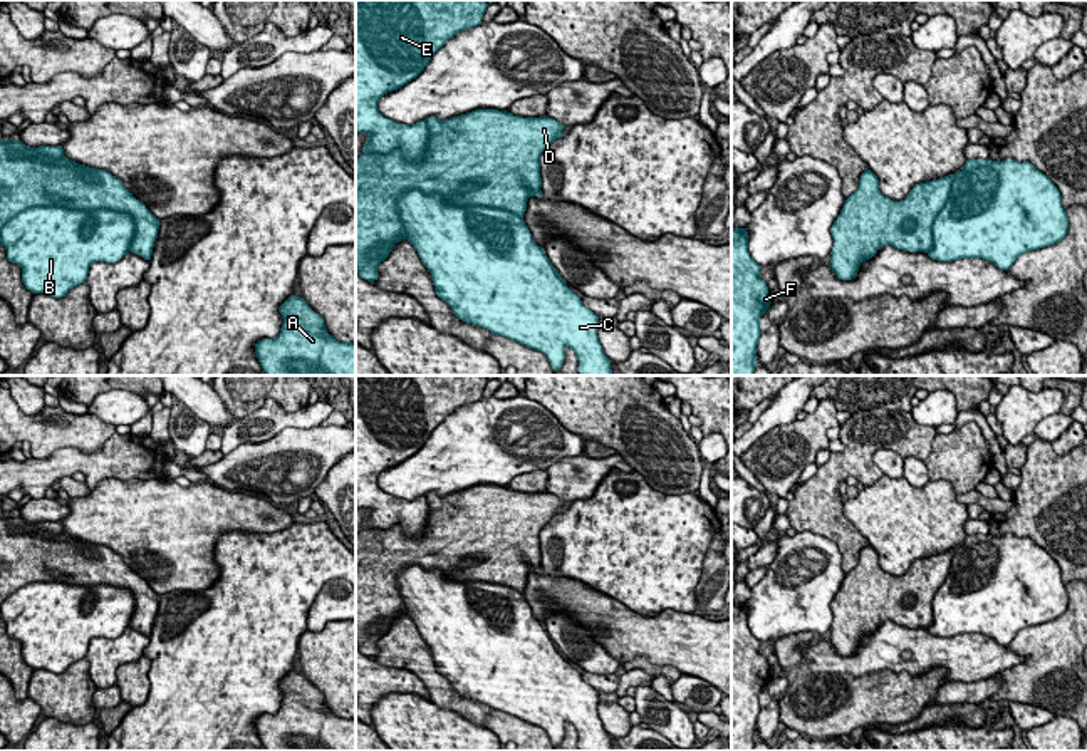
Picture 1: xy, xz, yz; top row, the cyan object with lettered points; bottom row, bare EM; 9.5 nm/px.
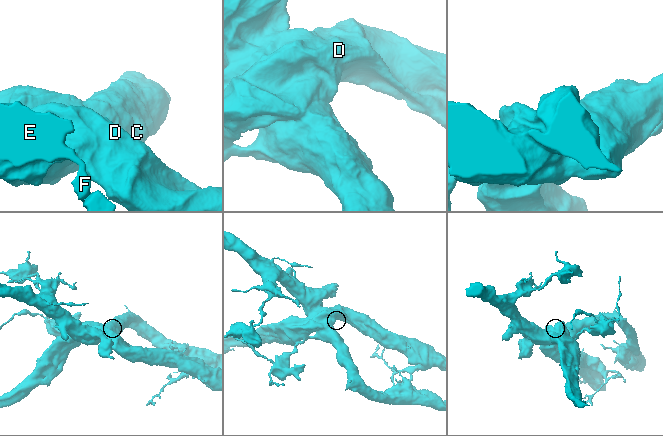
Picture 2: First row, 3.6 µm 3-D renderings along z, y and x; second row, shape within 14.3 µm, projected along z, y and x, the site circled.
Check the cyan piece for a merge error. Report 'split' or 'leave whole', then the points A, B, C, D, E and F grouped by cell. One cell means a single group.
split; A D / B C E F

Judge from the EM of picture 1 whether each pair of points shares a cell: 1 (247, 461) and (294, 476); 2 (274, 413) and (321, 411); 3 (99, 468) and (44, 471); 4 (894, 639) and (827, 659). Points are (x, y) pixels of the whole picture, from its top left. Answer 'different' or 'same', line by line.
1: same
2: same
3: same
4: same

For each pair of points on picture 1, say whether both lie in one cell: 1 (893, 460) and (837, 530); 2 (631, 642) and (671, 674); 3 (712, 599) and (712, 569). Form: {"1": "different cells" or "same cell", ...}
{"1": "different cells", "2": "different cells", "3": "same cell"}

